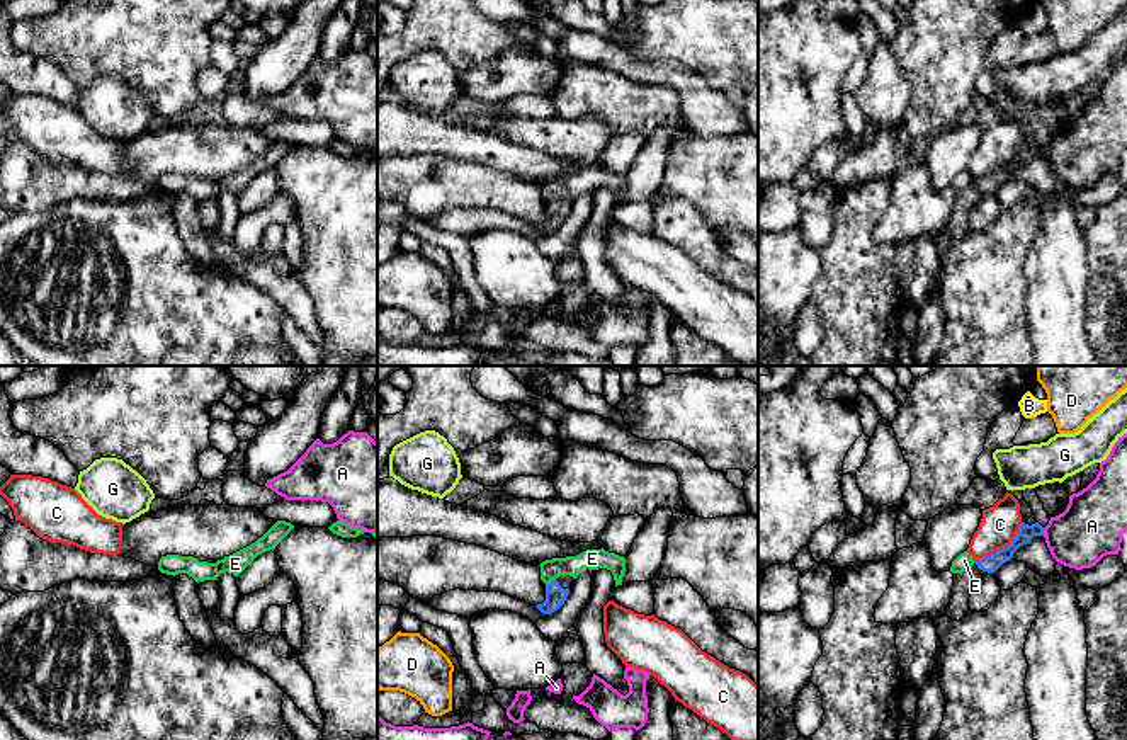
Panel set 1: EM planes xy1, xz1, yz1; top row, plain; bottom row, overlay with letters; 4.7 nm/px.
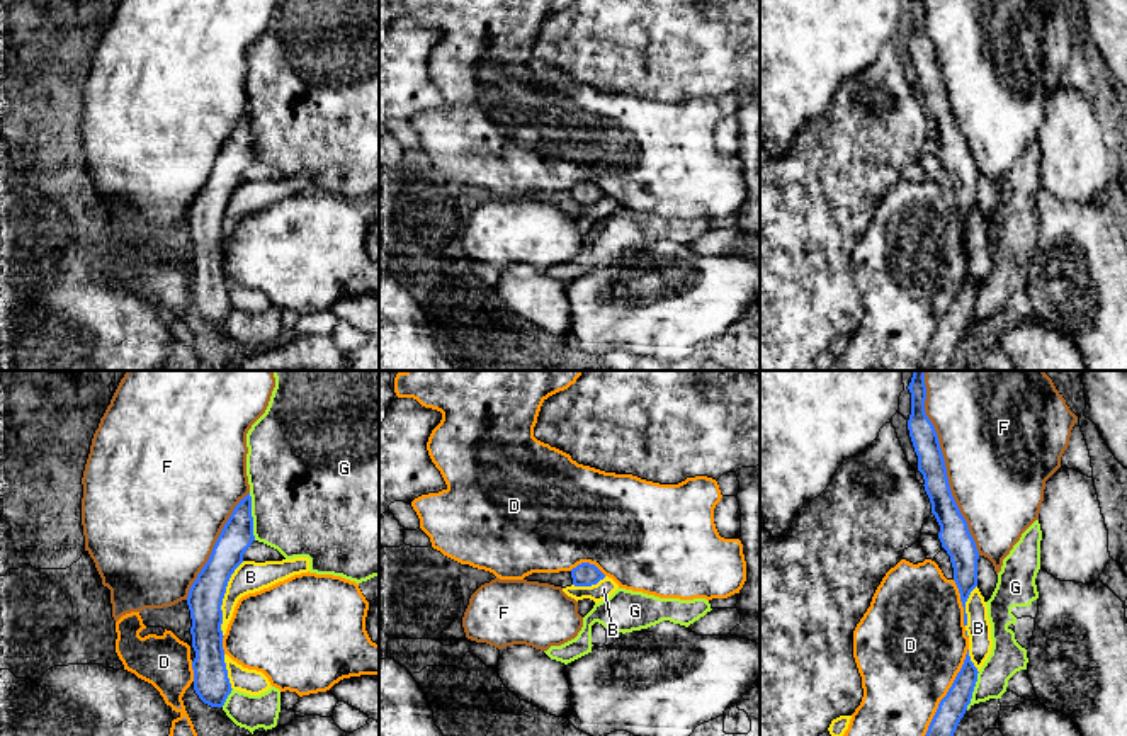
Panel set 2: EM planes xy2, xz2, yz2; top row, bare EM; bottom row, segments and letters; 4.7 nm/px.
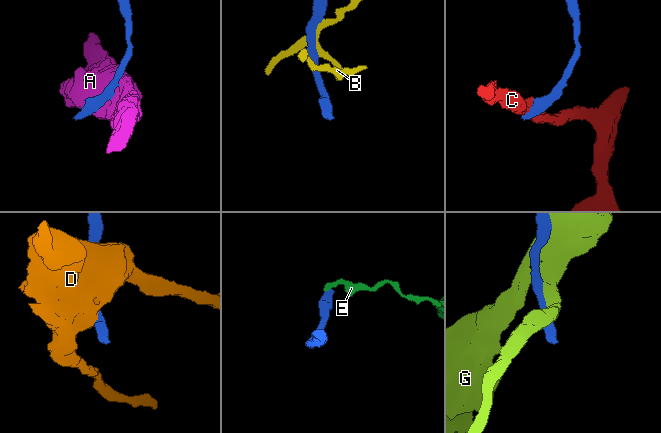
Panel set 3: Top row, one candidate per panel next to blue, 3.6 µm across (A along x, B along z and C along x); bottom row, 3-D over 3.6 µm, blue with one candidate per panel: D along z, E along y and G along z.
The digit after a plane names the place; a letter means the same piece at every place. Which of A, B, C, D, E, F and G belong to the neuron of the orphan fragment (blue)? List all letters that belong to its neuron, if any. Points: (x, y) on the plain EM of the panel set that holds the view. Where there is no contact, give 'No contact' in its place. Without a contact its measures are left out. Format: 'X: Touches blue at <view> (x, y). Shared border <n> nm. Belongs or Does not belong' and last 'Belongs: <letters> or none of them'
A: Touches blue at yz1 (1042, 150). Shared border 40 nm. Does not belong
B: Touches blue at xy2 (223, 216). Shared border 380 nm. Does not belong
C: Touches blue at yz1 (1003, 167). Shared border 300 nm. Does not belong
D: Touches blue at yz2 (942, 318). Shared border 550 nm. Does not belong
E: Touches blue at xz1 (551, 201). Shared border 60 nm. Does not belong
F: Touches blue at yz2 (945, 87). Shared border 850 nm. Does not belong
G: Touches blue at xy2 (252, 136). Shared border 220 nm. Does not belong
Belongs: none of them

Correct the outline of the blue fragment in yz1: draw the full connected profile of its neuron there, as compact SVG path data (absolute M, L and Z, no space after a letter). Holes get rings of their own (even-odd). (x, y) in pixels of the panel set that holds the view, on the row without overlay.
M1022 141L1018 153L1010 165L974 180L974 184L962 192L954 192L952 218L945 228L945 233L952 240L962 238L969 230L969 216L976 204L988 192L994 192L1003 182L1010 180L1013 177L1013 172L1020 165L1027 163L1034 155L1044 155L1044 146L1039 141L1032 145Z

